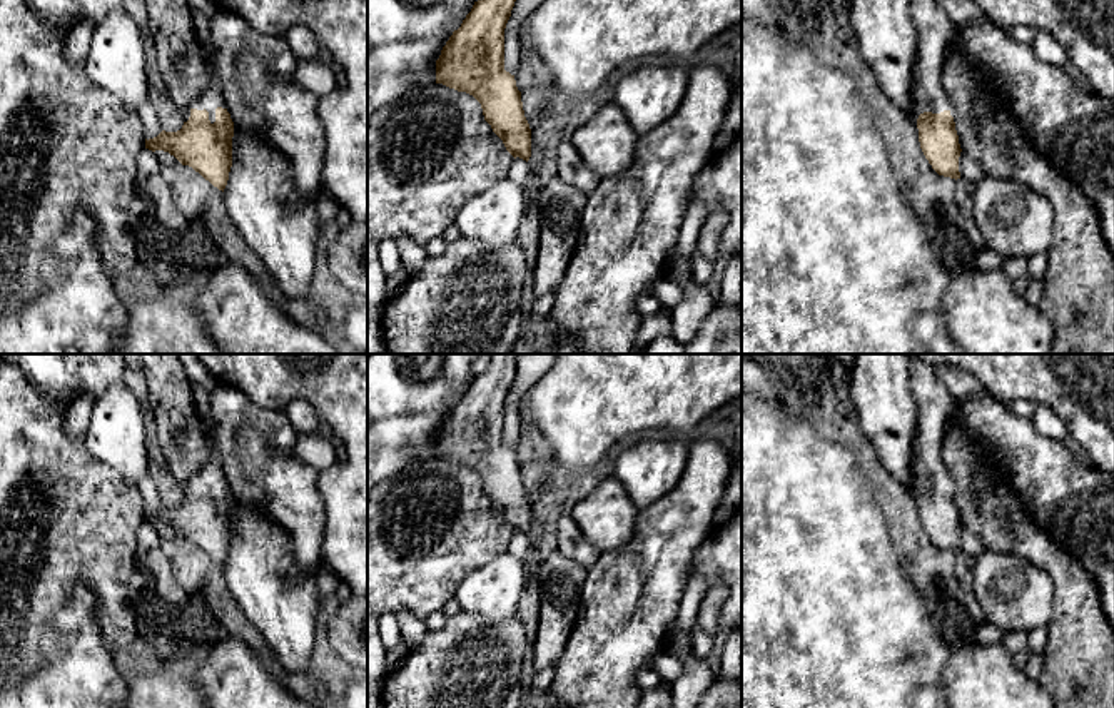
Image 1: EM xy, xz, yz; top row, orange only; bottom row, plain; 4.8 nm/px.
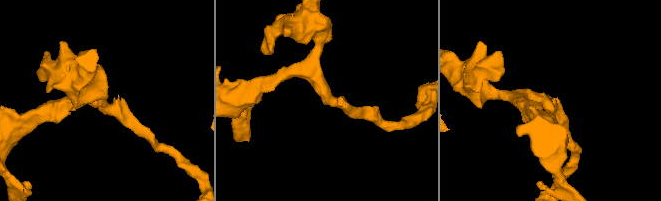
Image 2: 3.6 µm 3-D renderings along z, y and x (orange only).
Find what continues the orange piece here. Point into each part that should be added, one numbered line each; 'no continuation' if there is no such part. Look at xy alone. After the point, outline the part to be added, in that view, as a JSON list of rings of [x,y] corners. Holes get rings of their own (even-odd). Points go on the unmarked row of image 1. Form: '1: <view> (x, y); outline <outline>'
1: xy (211, 471); outline [[[190,384],[190,386],[192,386],[195,409],[202,421],[202,426],[204,426],[204,431],[205,431],[205,436],[209,441],[210,456],[209,456],[209,461],[192,476],[190,483],[185,488],[184,496],[189,494],[192,483],[197,483],[197,484],[205,483],[209,486],[210,498],[214,498],[215,496],[215,483],[217,481],[227,483],[227,481],[225,481],[225,476],[224,476],[224,471],[220,466],[222,458],[215,446],[215,436],[214,436],[215,429],[214,429],[210,412],[209,412],[210,391],[207,391],[205,387],[202,387],[199,384]]]

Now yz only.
1: yz (934, 403); outline [[[915,354],[910,359],[910,384],[917,401],[917,429],[912,463],[915,494],[924,486],[949,484],[955,493],[950,471],[942,459],[944,432],[952,412],[954,397],[935,367]]]

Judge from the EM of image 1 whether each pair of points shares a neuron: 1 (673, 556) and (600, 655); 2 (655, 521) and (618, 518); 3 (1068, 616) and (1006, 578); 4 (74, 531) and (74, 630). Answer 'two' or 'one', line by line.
1: one
2: two
3: two
4: two

